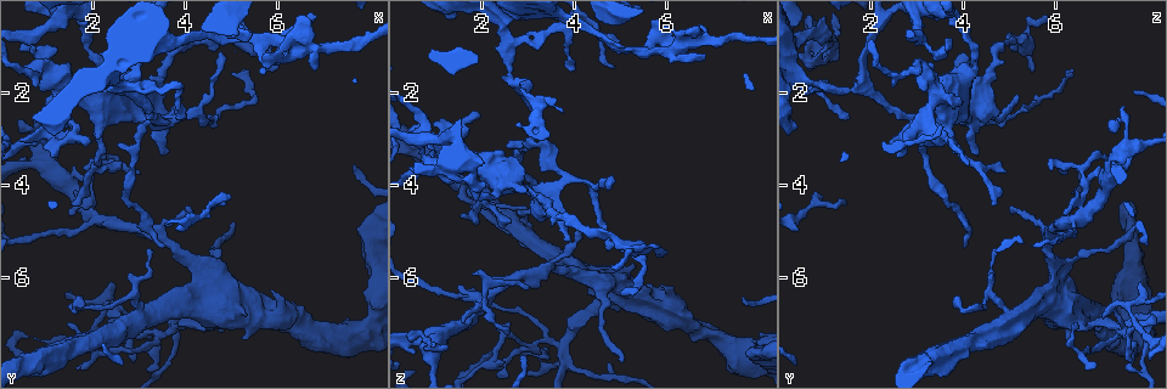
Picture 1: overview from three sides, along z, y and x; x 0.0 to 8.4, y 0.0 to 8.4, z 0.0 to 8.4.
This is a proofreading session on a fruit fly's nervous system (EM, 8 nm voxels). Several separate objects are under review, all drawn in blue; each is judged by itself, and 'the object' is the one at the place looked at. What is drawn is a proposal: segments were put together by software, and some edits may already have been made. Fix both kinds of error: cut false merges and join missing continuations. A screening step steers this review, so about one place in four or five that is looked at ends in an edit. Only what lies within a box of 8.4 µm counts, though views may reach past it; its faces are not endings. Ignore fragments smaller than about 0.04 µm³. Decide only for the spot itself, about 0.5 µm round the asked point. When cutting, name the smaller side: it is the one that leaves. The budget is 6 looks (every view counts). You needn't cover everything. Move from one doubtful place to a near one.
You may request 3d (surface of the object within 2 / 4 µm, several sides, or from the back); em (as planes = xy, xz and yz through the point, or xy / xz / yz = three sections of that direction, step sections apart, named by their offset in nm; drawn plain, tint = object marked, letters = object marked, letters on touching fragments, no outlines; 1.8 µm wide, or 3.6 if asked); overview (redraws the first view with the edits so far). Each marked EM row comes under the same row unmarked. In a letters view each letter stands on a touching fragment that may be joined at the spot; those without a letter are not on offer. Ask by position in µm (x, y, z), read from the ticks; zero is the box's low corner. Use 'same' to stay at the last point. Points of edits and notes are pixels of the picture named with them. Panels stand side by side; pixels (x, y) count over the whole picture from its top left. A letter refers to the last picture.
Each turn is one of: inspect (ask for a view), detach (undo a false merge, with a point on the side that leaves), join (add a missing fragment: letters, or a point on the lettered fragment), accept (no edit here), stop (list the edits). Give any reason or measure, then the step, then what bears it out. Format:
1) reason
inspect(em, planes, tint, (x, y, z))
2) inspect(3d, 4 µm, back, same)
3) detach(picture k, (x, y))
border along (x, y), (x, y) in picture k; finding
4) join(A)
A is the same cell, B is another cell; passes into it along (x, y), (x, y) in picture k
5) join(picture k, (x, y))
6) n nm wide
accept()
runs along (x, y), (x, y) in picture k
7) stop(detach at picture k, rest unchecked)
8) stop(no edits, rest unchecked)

free end
inspect(em, planes, letters, (4.20, 4.55, 5.00))

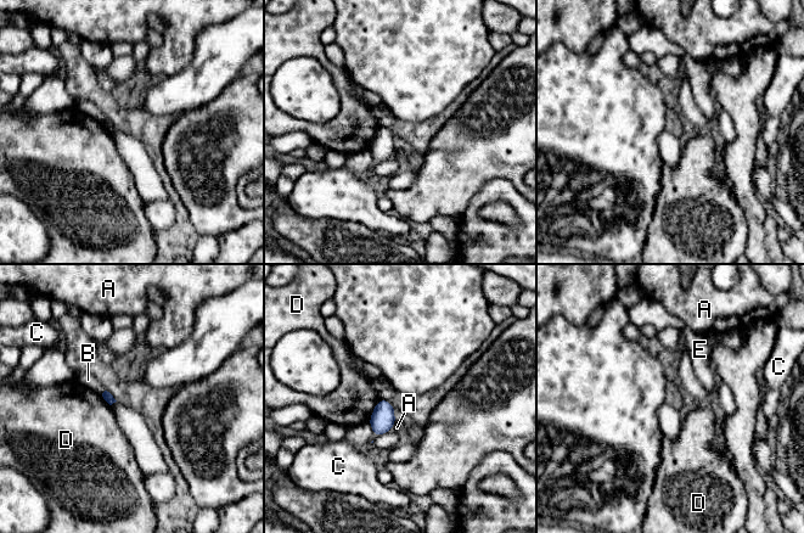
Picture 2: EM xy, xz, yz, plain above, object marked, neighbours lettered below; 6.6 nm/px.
accept()
A, B, C, D and E are other cells; border along (380, 399), (367, 422) in picture 2; none of them fits

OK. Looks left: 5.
branch point
inspect(3d, 2 µm, (2.75, 1.85, 1.80))

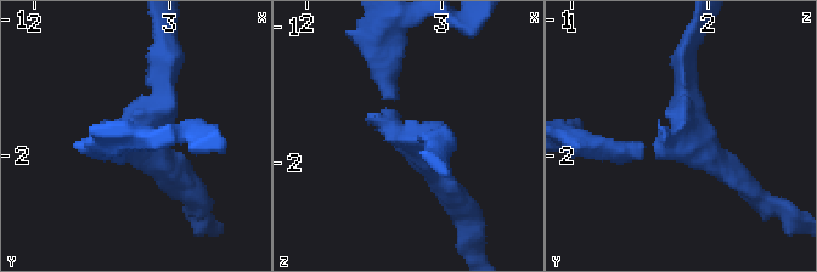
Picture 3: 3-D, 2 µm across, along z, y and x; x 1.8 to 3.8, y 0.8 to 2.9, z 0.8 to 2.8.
3 arms
inspect(em, planes, tint, (2.74, 1.86, 1.86))

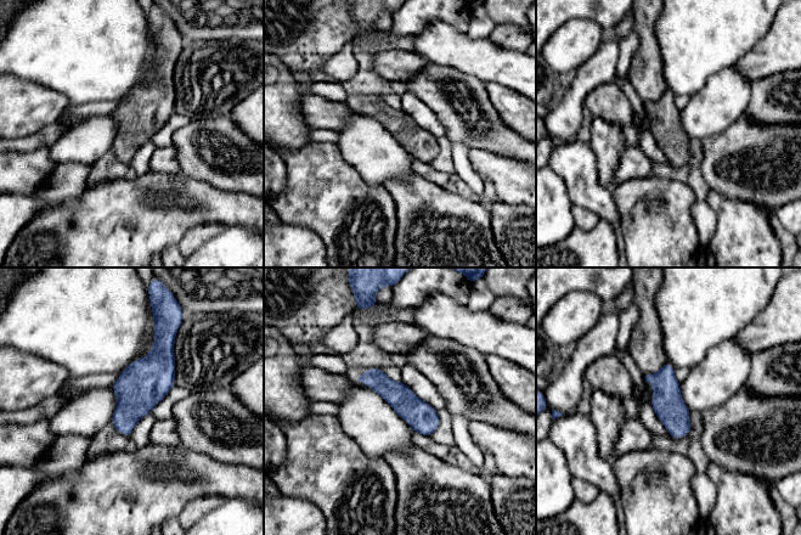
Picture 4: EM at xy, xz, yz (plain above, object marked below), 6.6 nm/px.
what lies round it
inspect(em, planes, letters, same)

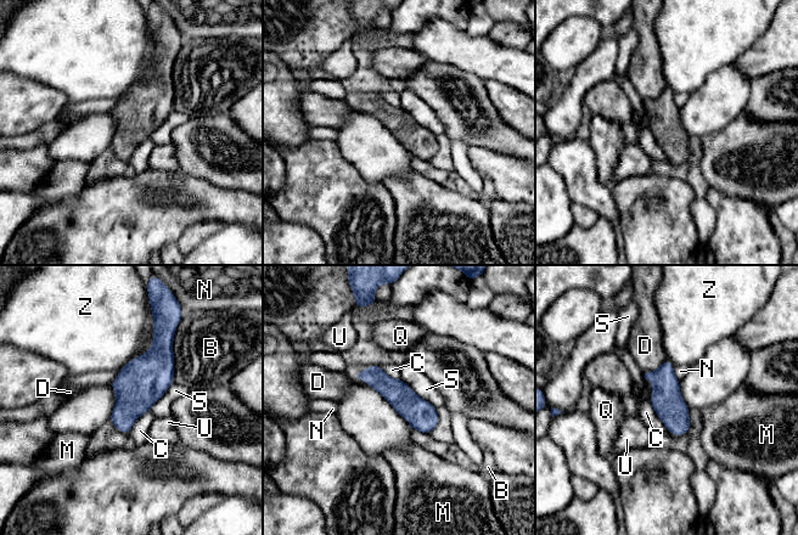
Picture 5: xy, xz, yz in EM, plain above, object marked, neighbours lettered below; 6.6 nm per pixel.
190 nm wide
accept()
B, C, D, M, N, Q, S, U and Z are other cells; border along (648, 401), (670, 433) in picture 5; all the same cell

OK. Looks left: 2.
inspect(em, yz, step 8, tint, (2.05, 4.65, 6.55))

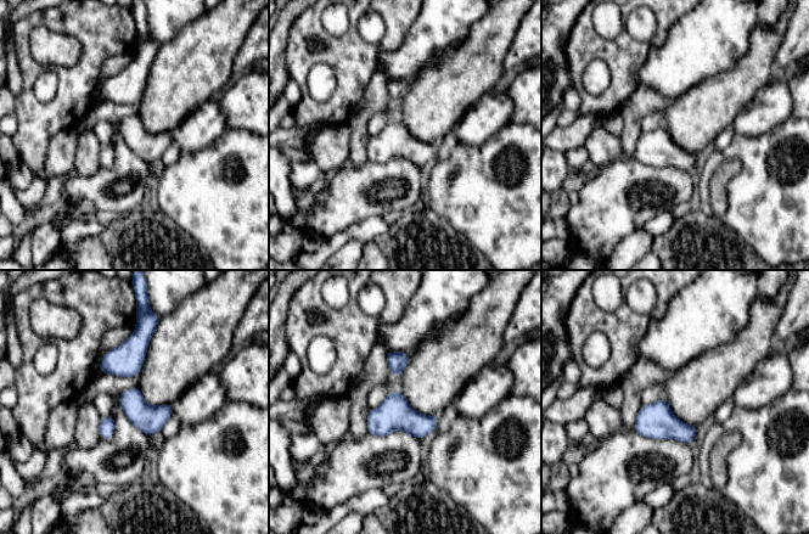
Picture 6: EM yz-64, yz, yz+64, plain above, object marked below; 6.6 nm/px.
inspect(em, planes, letters, same)

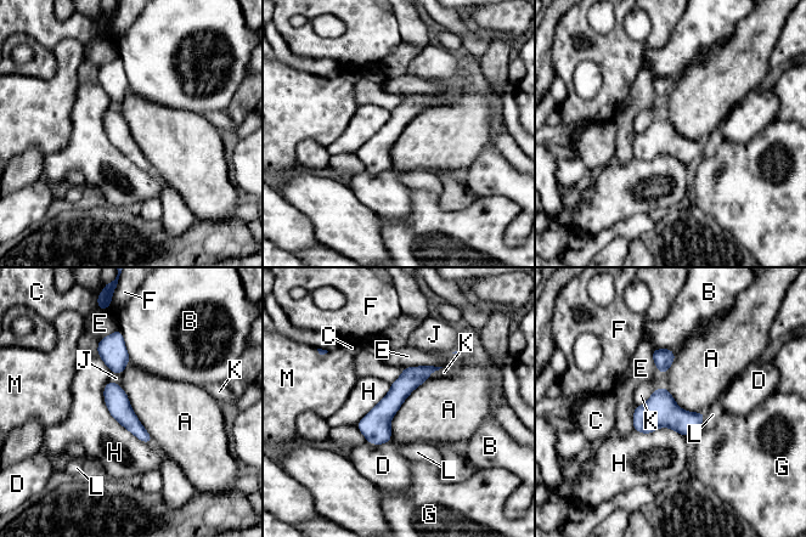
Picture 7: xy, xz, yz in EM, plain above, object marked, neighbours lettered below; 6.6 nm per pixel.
accept()
A, B, C, D, E, F, G, H, J, K, L and M are other cells; border along (427, 379), (393, 417), (390, 441) in picture 7; one cell here

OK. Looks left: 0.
stop(no edits, rest unchecked)

